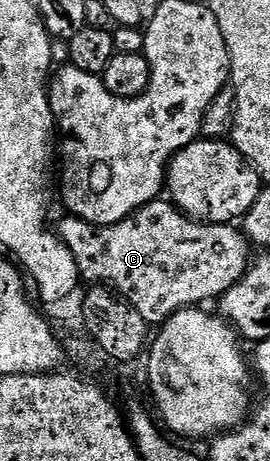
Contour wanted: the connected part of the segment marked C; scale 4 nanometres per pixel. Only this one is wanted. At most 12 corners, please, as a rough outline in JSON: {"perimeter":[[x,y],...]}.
{"perimeter":[[167,200],[57,233],[84,283],[149,324],[222,298],[253,258],[242,229]]}

